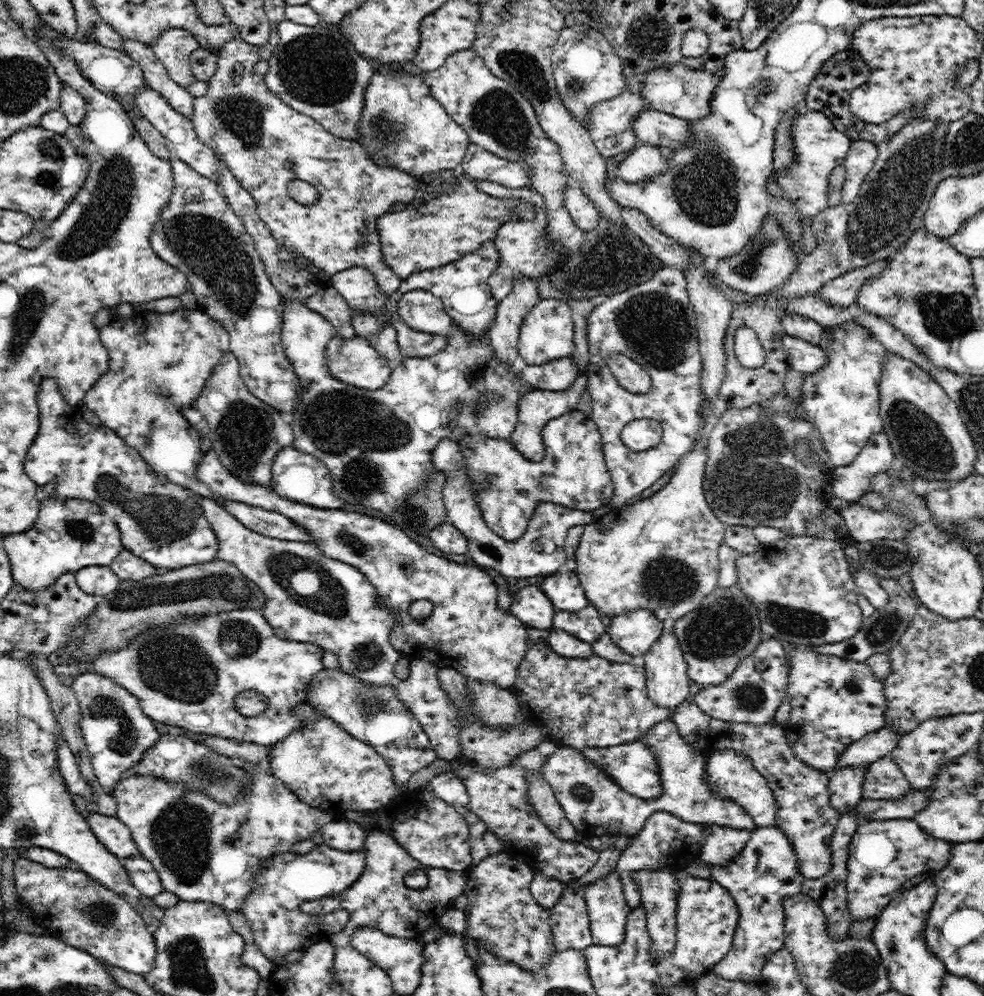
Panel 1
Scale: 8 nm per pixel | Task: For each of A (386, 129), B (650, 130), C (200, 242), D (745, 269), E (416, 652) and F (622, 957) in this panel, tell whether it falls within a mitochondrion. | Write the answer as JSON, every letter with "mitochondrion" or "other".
{"A":"mitochondrion","B":"other","C":"mitochondrion","D":"mitochondrion","E":"other","F":"other"}

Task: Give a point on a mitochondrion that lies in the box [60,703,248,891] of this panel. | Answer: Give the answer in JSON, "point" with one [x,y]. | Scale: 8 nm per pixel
{"point":[215,775]}

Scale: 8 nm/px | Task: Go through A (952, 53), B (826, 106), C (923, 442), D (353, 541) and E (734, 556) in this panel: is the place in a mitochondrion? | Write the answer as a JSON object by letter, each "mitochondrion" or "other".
{"A":"other","B":"other","C":"mitochondrion","D":"mitochondrion","E":"other"}

